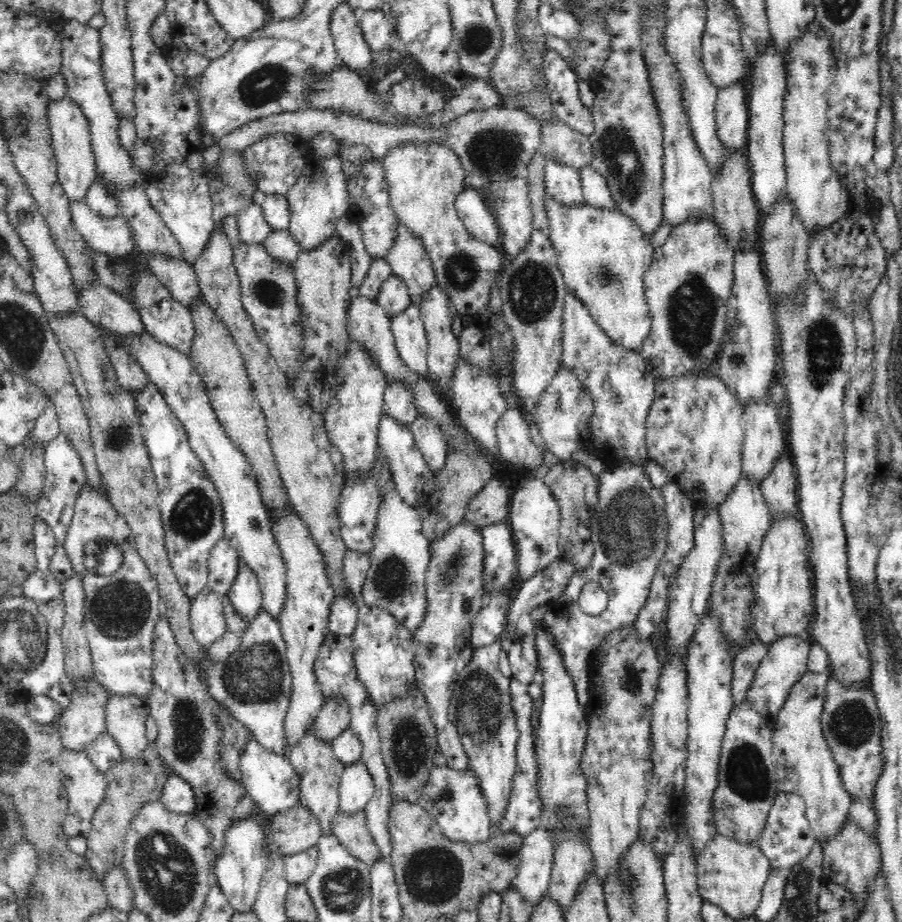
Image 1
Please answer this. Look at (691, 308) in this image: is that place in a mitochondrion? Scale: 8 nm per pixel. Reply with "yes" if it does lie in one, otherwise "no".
yes

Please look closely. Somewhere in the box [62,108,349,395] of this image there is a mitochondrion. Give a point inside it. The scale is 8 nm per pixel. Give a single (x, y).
(270, 294)

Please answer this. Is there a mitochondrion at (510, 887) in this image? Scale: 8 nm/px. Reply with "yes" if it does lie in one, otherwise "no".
no

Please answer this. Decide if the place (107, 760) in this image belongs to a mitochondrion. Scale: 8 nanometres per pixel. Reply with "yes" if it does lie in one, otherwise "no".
no

